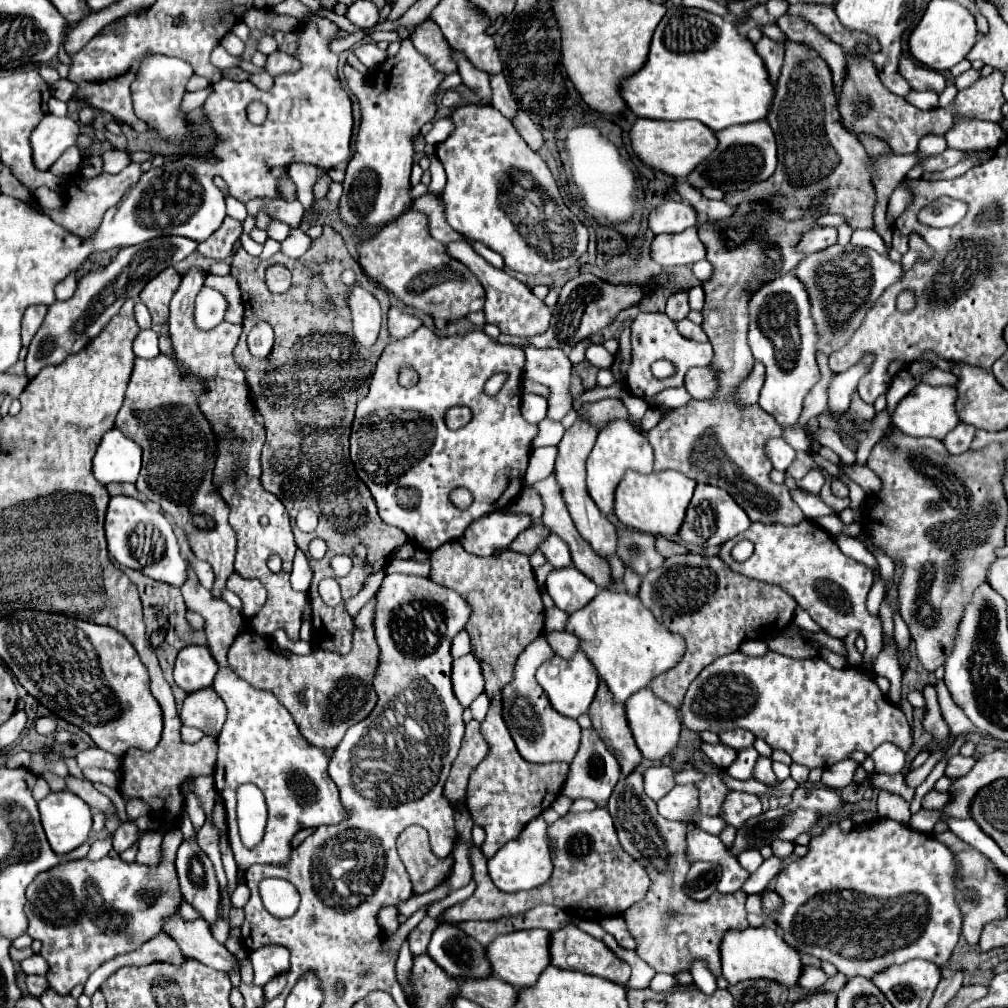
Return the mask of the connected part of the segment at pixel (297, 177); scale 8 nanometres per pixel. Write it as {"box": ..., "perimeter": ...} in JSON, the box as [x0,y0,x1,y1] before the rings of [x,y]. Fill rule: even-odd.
{"box":[289,163,328,210],"perimeter":[[[294,163],[289,167],[289,176],[295,182],[299,202],[303,204],[305,210],[309,210],[315,202],[311,188],[313,188],[317,178],[325,173],[327,174],[328,171],[311,164]]]}

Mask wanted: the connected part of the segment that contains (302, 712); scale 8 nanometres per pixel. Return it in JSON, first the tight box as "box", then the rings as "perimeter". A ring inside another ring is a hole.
{"box":[229,572,379,752],"perimeter":[[[373,572],[365,578],[365,586],[361,588],[361,592],[349,600],[349,614],[353,614],[353,618],[359,614],[355,618],[353,648],[349,654],[333,654],[327,650],[313,650],[307,656],[297,656],[293,652],[287,654],[269,636],[265,638],[251,630],[243,630],[237,636],[237,644],[233,644],[233,658],[229,658],[229,666],[235,670],[235,674],[241,680],[251,682],[251,686],[257,690],[273,692],[273,696],[293,716],[299,732],[317,748],[325,748],[331,752],[337,742],[341,742],[347,728],[367,718],[377,702],[377,694],[371,686],[371,680],[377,670],[379,652],[373,636],[373,600],[369,602],[369,598],[375,596],[377,588],[379,572]],[[243,644],[247,646],[247,650],[241,650]],[[241,652],[245,652],[245,656],[241,656]]]}

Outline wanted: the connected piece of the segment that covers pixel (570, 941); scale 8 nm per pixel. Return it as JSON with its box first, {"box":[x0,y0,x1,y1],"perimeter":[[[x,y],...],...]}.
{"box":[549,924,629,984],"perimeter":[[[567,924],[561,930],[551,932],[549,954],[551,954],[551,964],[557,968],[563,968],[563,970],[577,970],[583,974],[599,976],[599,978],[603,976],[603,978],[613,980],[617,984],[623,984],[629,978],[629,966],[625,962],[621,962],[603,942],[591,938],[583,930],[577,930],[575,924]]]}

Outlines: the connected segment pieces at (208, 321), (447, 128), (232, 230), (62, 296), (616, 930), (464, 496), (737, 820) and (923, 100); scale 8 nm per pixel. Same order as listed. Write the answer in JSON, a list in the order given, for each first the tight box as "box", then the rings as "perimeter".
[{"box":[193,286,227,330],"perimeter":[[[203,286],[195,298],[195,314],[193,314],[195,326],[199,330],[215,328],[223,320],[225,308],[227,308],[225,298],[217,290]]]},{"box":[425,118,453,146],"perimeter":[[[441,118],[441,120],[433,122],[433,128],[431,128],[431,132],[425,136],[425,142],[427,142],[427,144],[431,144],[431,146],[435,146],[437,142],[443,142],[443,140],[449,136],[449,132],[451,132],[451,130],[453,130],[451,120]]]},{"box":[197,216,243,260],"perimeter":[[[225,216],[221,228],[213,234],[213,238],[201,242],[197,250],[207,258],[223,260],[223,258],[231,256],[233,244],[239,240],[241,234],[243,234],[243,222],[239,222],[239,220],[231,218],[231,216]]]},{"box":[55,274,77,300],"perimeter":[[[75,274],[69,275],[55,287],[55,297],[57,300],[68,300],[76,290],[77,280]]]},{"box":[599,916,635,950],"perimeter":[[[613,916],[613,918],[605,918],[599,922],[601,928],[609,934],[613,934],[613,938],[617,938],[617,942],[621,942],[621,946],[629,948],[629,950],[635,950],[635,940],[629,936],[627,932],[627,926],[625,926],[625,920],[621,916]]]},{"box":[451,488,473,510],"perimeter":[[[457,488],[451,493],[451,501],[455,506],[465,510],[471,504],[473,498],[471,494],[464,488]]]},{"box":[719,792,761,828],"perimeter":[[[729,792],[727,800],[723,802],[719,816],[727,824],[741,828],[743,822],[747,822],[749,818],[755,818],[759,812],[761,812],[759,796],[753,796],[753,794],[747,794],[747,792]]]},{"box":[907,90,939,110],"perimeter":[[[911,90],[909,94],[907,94],[907,100],[909,100],[909,104],[913,104],[913,106],[917,106],[917,108],[929,108],[929,110],[933,110],[933,108],[937,108],[939,104],[937,104],[937,94],[935,92],[915,92],[915,90]]]}]

